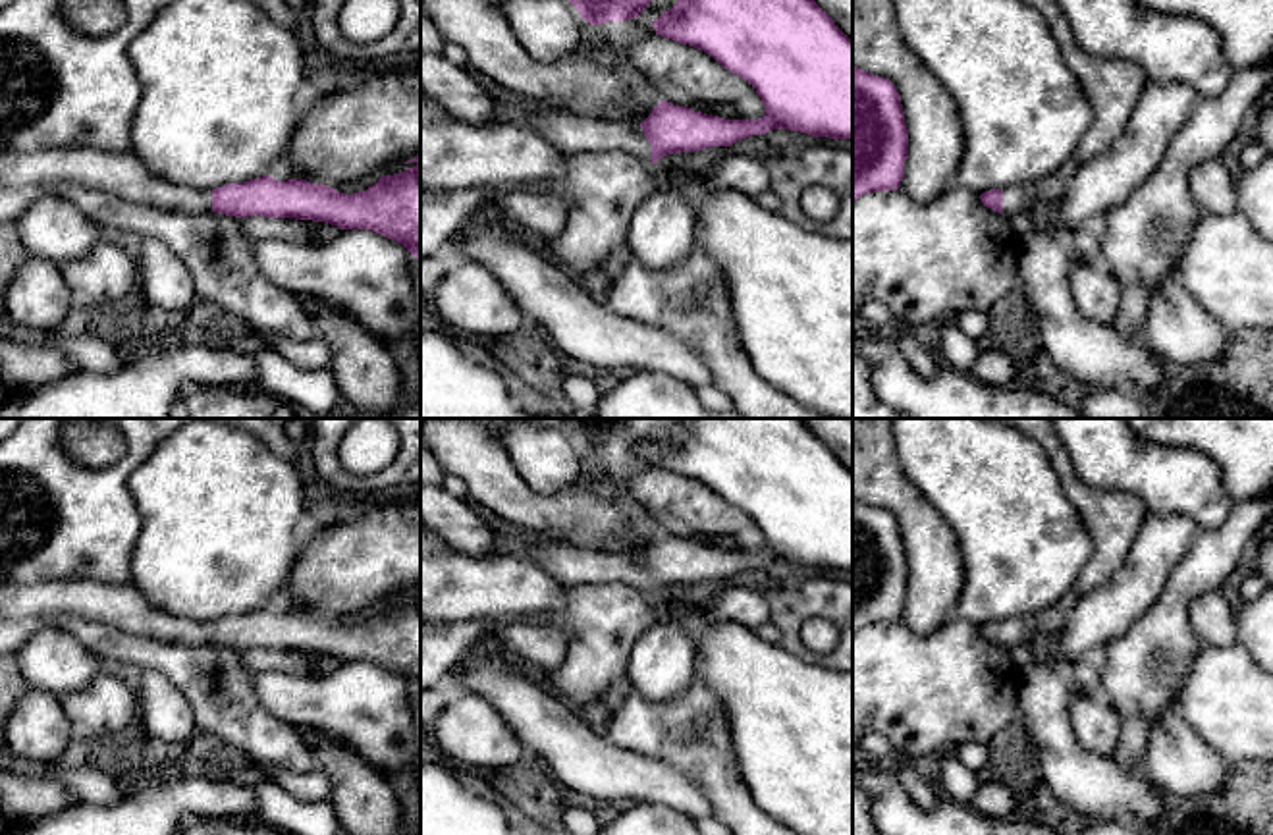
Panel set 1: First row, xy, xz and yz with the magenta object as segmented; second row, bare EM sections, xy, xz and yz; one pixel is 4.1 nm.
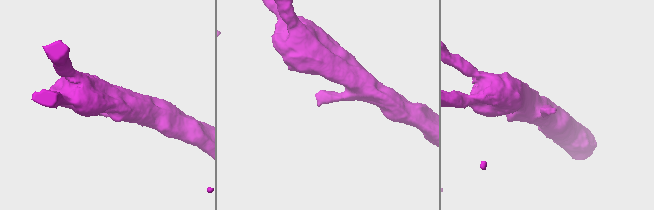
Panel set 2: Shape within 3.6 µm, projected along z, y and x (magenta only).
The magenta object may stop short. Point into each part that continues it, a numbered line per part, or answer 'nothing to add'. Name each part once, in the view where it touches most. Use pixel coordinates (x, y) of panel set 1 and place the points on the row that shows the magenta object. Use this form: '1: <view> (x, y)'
1: xz (573, 134)

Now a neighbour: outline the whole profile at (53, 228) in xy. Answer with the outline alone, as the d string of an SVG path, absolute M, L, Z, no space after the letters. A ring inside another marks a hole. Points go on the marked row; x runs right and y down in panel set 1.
M60 197L37 199L15 224L31 256L58 266L83 260L100 239L100 226Z

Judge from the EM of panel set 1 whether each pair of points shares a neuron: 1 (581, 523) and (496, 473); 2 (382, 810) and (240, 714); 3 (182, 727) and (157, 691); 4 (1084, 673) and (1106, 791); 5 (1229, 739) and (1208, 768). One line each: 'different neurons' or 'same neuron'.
1: same neuron
2: different neurons
3: same neuron
4: different neurons
5: different neurons

